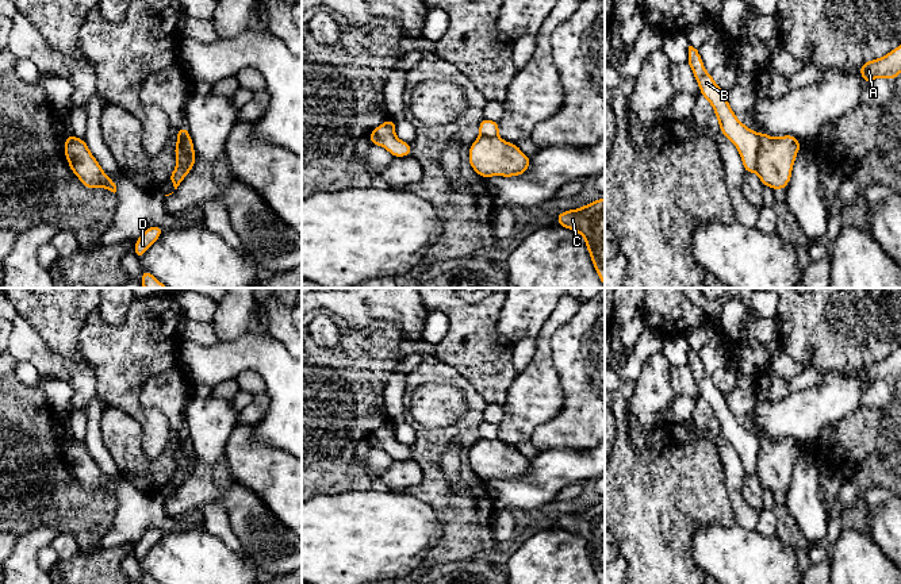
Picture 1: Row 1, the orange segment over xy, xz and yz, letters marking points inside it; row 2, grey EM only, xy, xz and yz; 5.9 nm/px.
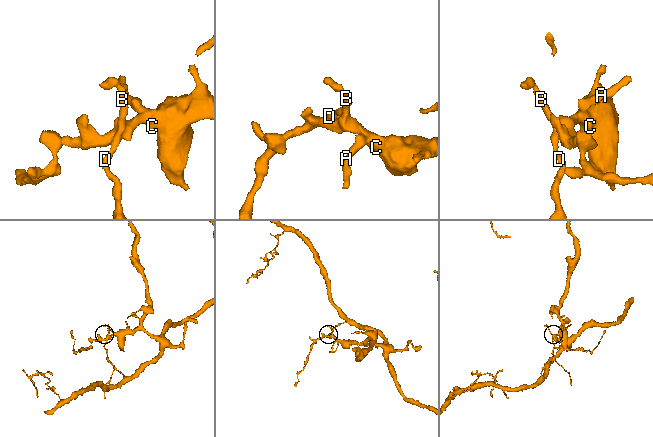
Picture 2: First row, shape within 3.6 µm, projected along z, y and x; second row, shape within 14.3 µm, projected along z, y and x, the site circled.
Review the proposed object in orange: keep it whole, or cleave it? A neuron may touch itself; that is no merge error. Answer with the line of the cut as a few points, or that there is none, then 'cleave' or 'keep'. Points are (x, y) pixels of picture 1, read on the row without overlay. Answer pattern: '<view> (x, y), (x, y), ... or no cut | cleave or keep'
yz (758, 437), (755, 473) | cleave

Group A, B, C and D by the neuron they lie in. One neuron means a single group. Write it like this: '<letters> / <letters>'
A C / B D

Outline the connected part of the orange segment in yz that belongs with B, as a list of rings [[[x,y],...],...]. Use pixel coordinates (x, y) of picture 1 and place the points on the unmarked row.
[[[689,349],[689,364],[701,397],[712,407],[718,422],[720,434],[733,445],[743,464],[745,476],[756,474],[756,456],[759,438],[744,429],[728,407],[725,395],[714,385],[712,377],[705,373],[699,354]]]

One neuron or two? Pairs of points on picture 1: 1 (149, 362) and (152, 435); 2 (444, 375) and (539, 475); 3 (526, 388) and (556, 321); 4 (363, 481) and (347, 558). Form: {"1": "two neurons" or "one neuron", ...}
{"1": "one neuron", "2": "two neurons", "3": "one neuron", "4": "two neurons"}

